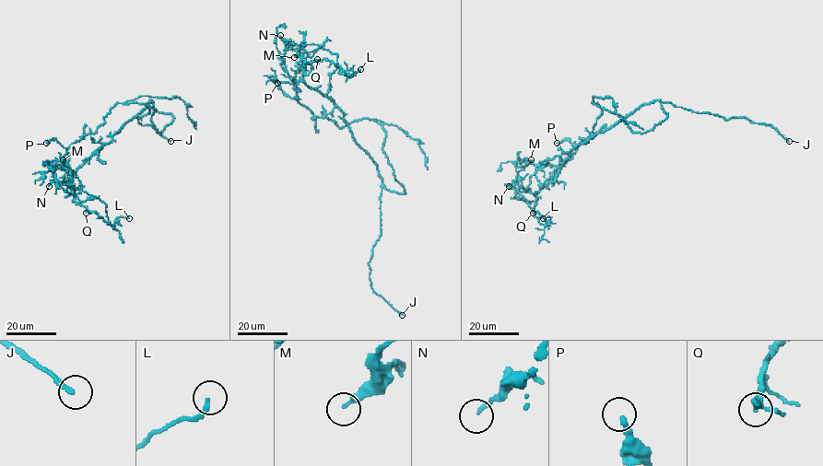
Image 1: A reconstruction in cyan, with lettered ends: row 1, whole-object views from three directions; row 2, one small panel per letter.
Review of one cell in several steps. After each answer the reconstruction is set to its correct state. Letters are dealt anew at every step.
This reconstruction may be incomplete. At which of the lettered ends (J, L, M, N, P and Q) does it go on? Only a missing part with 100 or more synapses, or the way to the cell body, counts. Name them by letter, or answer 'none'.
J

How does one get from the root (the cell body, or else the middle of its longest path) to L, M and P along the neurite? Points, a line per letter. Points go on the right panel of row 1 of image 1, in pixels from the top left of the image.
L: (652, 129), (668, 115), (657, 100), (575, 146), (537, 194), (534, 213), (546, 225), (550, 217), (543, 218)
M: (652, 129), (668, 115), (657, 100), (575, 146), (557, 178), (535, 194), (522, 187), (515, 168), (531, 159)
P: (652, 129), (633, 132), (619, 115), (593, 103), (602, 114), (591, 133), (575, 149), (568, 139), (557, 143)

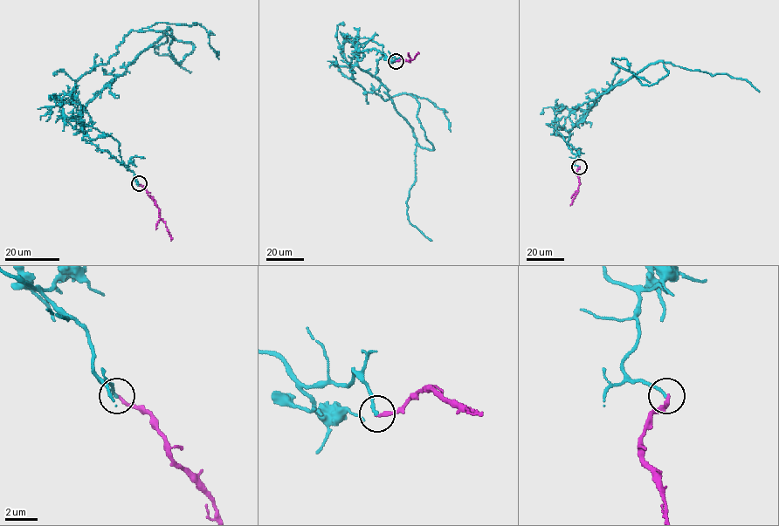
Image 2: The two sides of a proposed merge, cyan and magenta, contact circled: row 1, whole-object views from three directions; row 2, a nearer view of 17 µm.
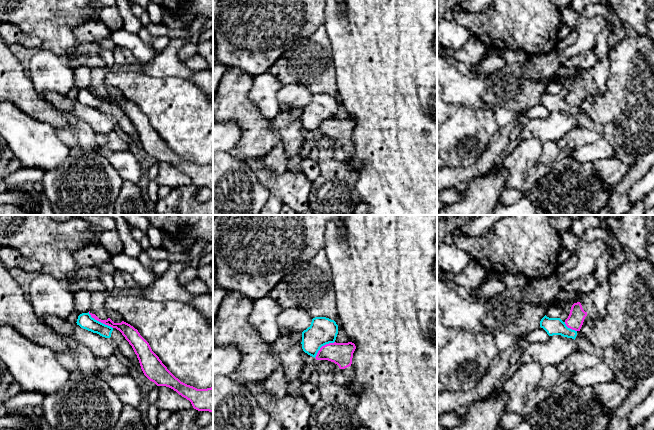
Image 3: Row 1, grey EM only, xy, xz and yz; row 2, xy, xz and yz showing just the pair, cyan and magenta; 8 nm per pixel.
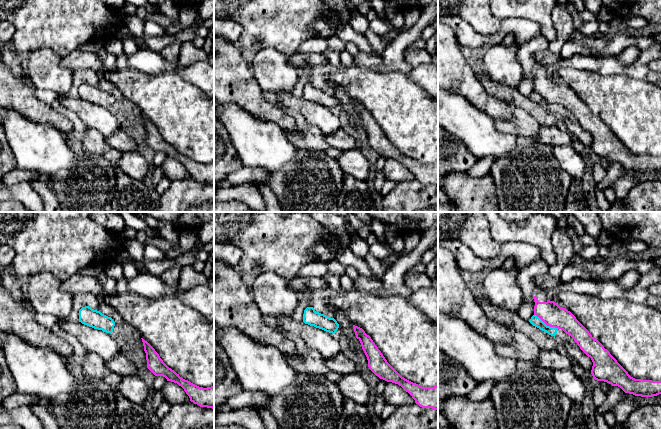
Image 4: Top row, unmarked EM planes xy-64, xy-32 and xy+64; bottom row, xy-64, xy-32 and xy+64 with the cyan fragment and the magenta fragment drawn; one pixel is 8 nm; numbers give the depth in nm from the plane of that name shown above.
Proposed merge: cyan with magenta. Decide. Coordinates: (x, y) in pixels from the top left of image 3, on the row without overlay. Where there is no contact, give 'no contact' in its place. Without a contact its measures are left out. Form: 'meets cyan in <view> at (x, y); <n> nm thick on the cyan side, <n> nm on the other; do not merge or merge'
meets cyan in xy at (100, 98); 120 nm thick on the cyan side, 110 nm on the other; do not merge

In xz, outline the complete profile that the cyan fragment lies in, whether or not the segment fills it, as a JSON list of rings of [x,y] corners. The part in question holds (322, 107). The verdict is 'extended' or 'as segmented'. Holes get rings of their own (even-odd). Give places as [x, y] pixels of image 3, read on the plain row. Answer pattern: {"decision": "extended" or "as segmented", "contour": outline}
{"decision": "as segmented", "contour": [[[315,93],[311,101],[302,108],[302,125],[312,133],[316,133],[320,124],[334,119],[338,110],[338,101],[326,93]]]}

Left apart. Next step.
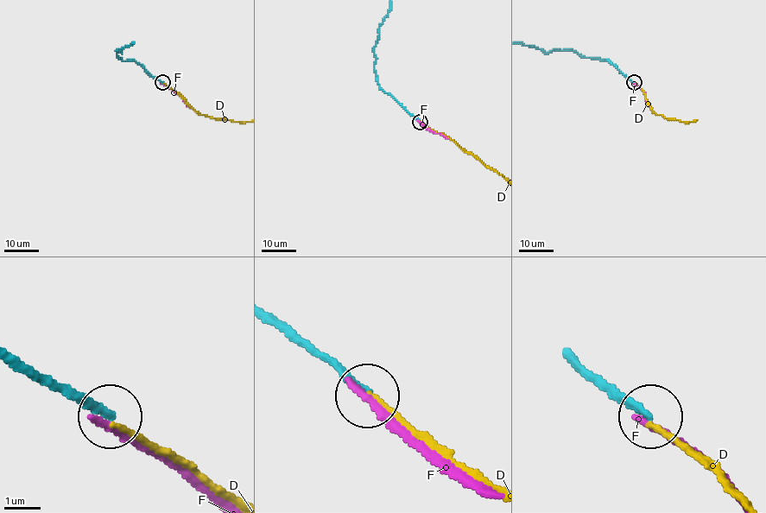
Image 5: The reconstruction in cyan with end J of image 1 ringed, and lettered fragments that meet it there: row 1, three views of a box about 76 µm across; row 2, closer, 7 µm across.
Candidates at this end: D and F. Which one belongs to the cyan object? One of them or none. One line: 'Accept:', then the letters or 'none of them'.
Accept: none of them

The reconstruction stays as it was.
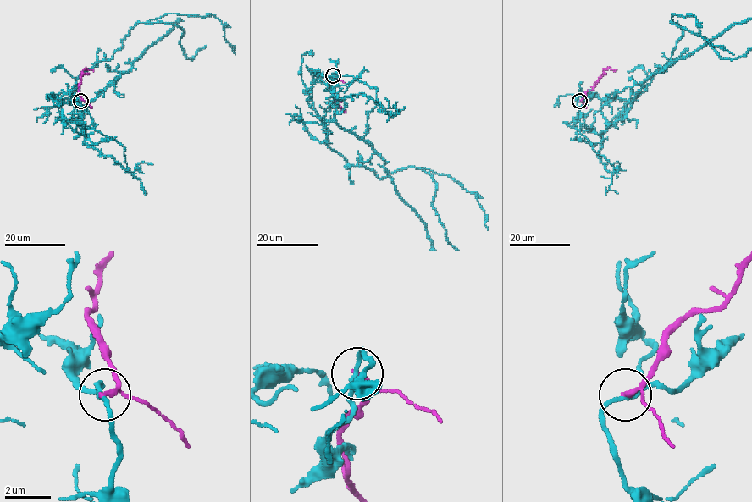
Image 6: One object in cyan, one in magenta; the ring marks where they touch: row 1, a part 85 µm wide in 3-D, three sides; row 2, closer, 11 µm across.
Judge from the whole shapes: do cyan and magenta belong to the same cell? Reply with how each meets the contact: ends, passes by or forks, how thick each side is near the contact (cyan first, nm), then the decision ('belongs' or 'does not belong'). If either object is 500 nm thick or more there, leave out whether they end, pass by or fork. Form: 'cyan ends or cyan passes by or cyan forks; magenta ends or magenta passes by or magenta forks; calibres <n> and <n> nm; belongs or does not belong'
cyan passes by; magenta passes by; calibres 170 and 170 nm; does not belong

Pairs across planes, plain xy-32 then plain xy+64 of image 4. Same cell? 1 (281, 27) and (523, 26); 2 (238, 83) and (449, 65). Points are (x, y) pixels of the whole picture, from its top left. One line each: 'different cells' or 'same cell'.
1: different cells
2: same cell

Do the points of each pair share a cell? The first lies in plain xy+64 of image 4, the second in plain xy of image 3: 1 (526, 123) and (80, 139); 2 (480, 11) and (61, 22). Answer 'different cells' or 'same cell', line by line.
1: same cell
2: same cell

